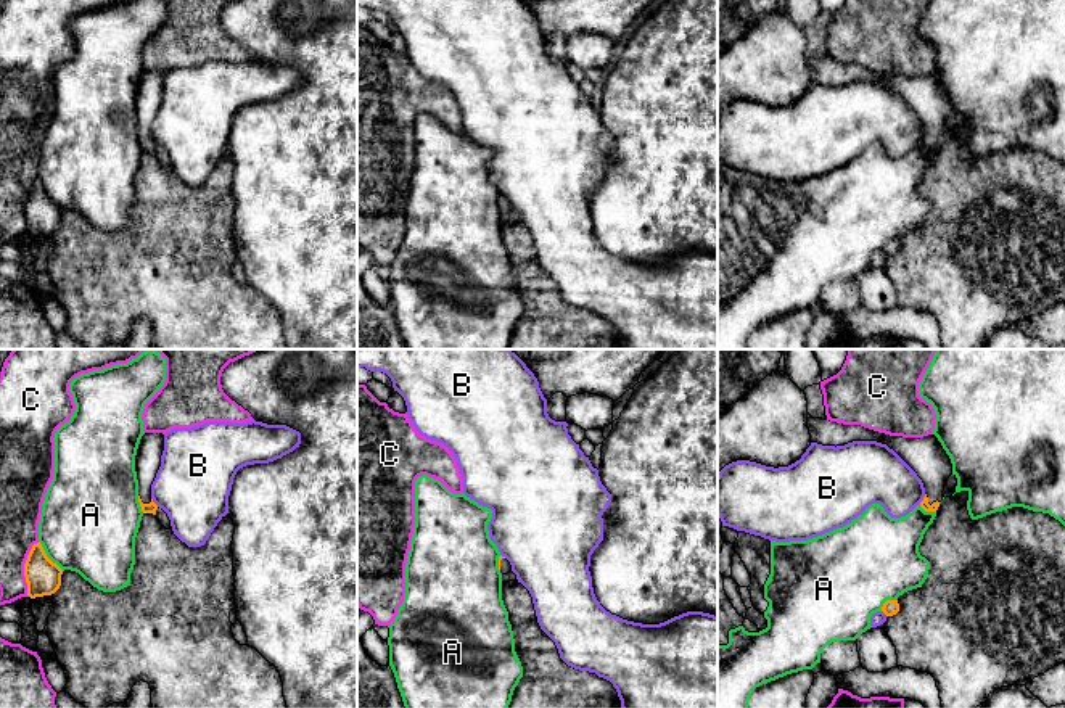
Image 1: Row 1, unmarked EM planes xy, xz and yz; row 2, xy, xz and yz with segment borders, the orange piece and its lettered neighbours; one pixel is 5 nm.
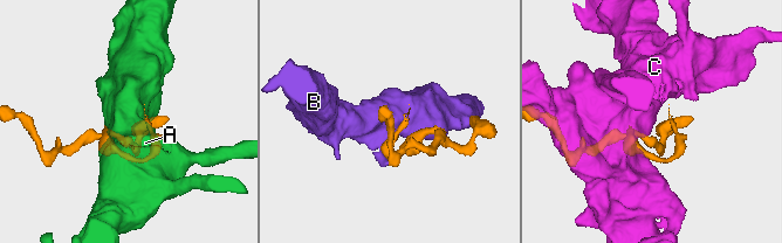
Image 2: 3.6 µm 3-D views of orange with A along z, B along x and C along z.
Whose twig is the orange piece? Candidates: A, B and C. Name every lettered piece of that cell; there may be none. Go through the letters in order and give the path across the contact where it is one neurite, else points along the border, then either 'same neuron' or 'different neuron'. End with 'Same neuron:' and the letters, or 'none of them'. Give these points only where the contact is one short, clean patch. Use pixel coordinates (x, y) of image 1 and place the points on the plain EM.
A: different neuron
B: different neuron
C: different neuron
Same neuron: none of them

